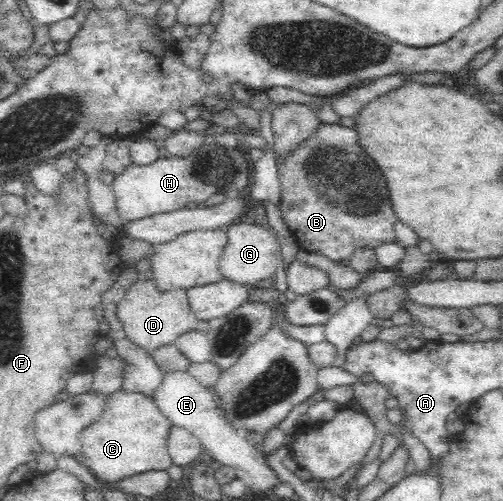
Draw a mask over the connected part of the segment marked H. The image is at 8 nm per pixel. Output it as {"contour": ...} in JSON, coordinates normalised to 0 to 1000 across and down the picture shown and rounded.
{"contour":[[[410,279],[402,291],[378,311],[340,311],[310,315],[310,323],[290,329],[260,327],[247,343],[229,351],[221,379],[231,393],[231,419],[247,447],[292,431],[358,419],[376,403],[406,405],[427,385],[443,385],[449,393],[481,389],[493,377],[493,365],[503,343],[505,323],[481,289],[467,295],[445,295],[431,281]]]}

